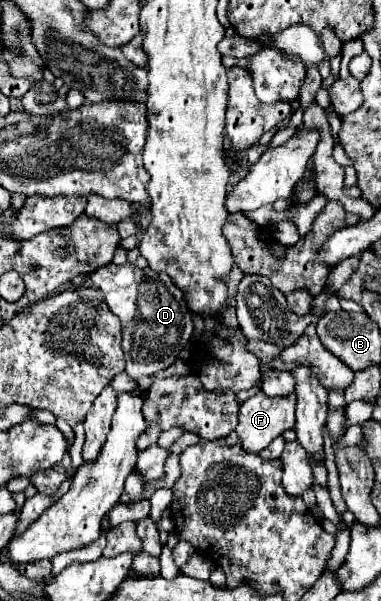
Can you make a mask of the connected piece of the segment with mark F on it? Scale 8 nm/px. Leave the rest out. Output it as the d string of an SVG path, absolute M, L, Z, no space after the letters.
M263 392L245 400L239 406L237 436L245 452L261 452L273 438L293 428L295 424L295 394L269 398Z

